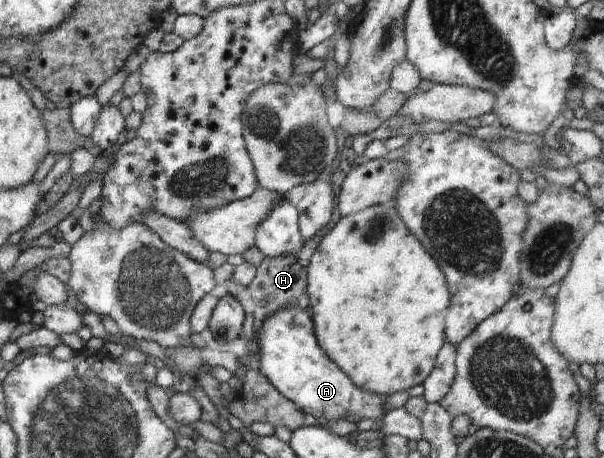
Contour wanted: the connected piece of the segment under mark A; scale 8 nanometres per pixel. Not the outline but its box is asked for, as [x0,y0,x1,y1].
[259,308,388,422]

